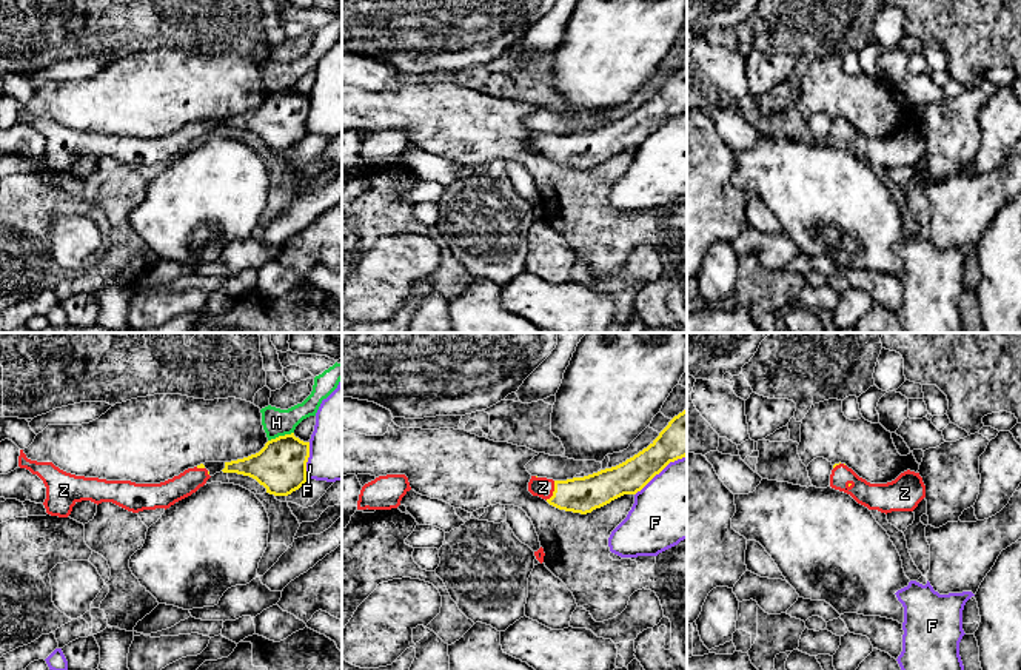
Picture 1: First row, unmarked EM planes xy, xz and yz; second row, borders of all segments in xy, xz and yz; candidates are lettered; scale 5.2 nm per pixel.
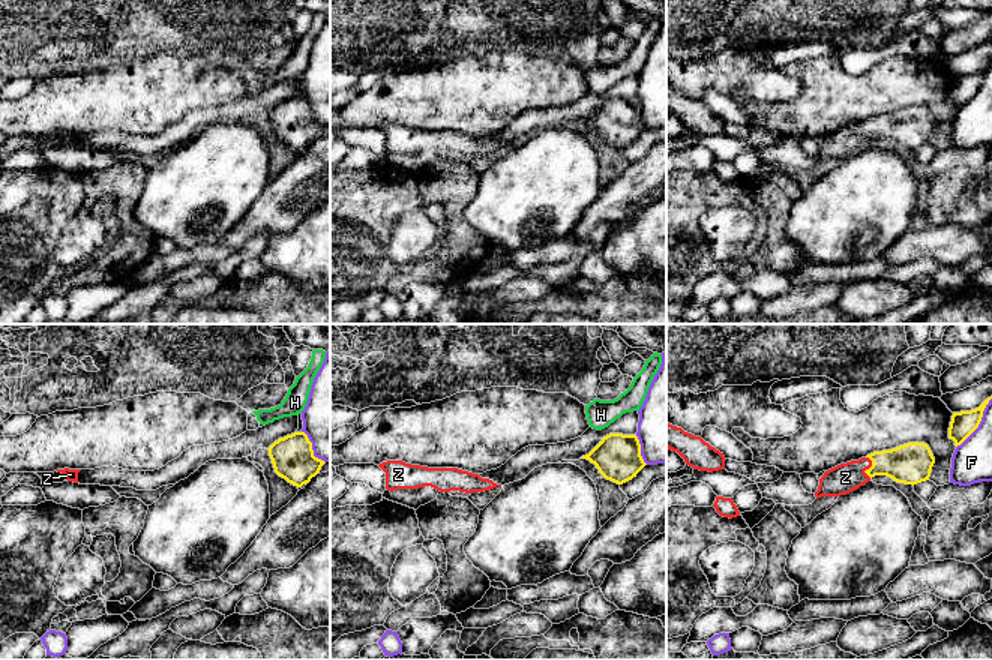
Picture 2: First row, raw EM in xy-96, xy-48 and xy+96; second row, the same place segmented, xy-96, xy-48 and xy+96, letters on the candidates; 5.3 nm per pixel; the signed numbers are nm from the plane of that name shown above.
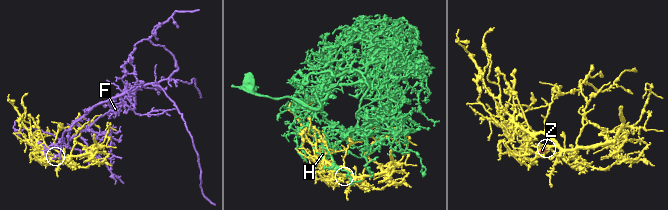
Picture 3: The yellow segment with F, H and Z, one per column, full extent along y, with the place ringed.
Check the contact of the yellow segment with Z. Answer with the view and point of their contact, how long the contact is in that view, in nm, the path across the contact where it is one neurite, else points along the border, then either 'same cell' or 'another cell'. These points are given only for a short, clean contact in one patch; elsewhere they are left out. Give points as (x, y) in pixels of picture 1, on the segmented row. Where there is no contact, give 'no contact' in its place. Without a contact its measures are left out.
xz (553, 492) | 120 nm | across xz (579, 495), (553, 492), (542, 487) | same cell

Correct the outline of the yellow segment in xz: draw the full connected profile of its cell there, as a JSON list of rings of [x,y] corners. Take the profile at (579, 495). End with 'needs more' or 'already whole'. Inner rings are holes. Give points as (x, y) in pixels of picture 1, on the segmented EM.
[[[687,408],[647,448],[625,462],[567,481],[531,476],[528,491],[559,510],[587,514],[624,494],[636,494],[670,462],[685,456]]] | needs more

